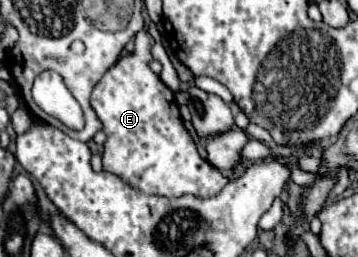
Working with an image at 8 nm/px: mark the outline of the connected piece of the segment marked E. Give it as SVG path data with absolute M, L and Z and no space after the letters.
M139 31L135 35L135 51L121 57L91 93L91 107L107 135L103 169L147 195L181 197L189 193L213 197L229 179L199 157L191 135L183 127L173 93L149 69L151 59L151 39L147 31Z

